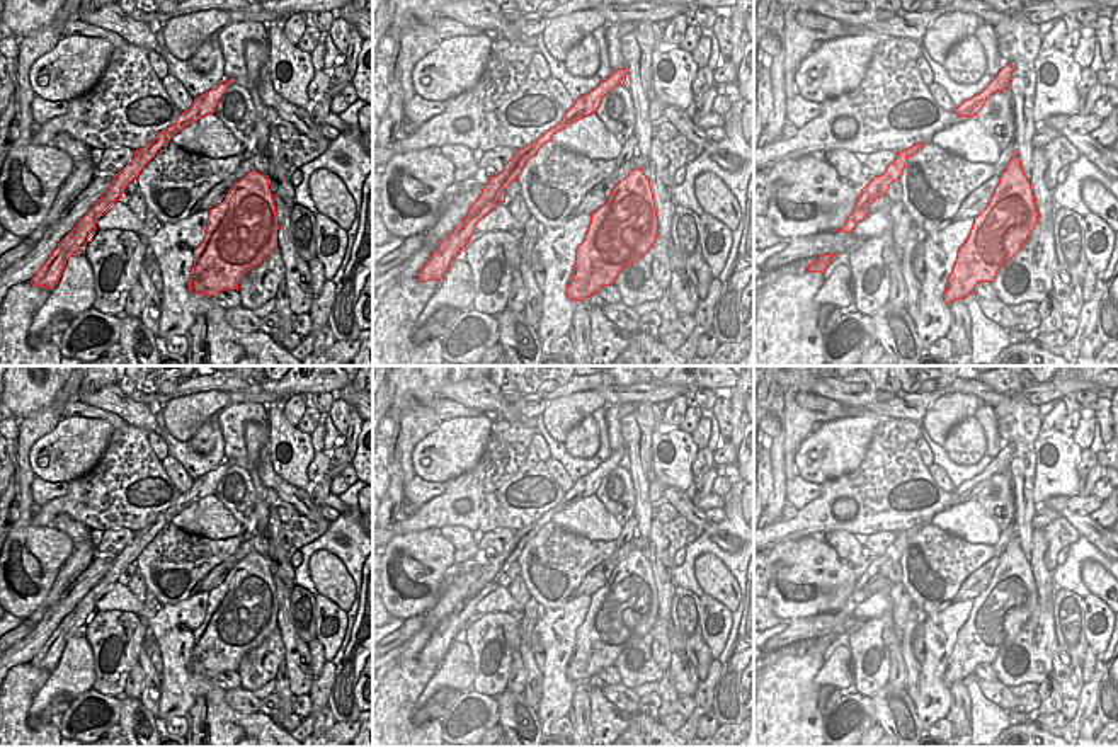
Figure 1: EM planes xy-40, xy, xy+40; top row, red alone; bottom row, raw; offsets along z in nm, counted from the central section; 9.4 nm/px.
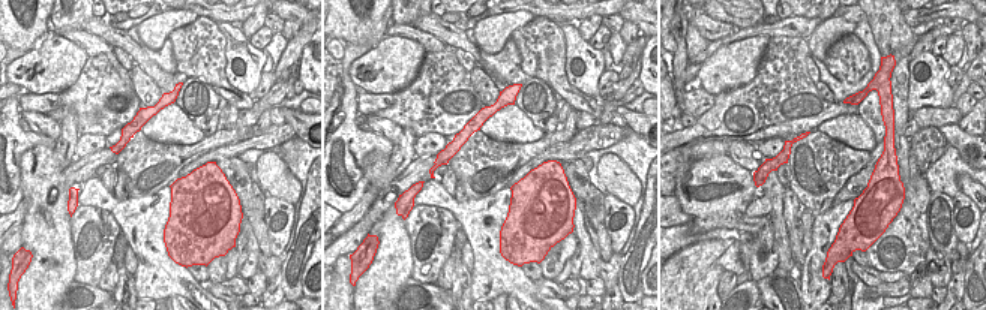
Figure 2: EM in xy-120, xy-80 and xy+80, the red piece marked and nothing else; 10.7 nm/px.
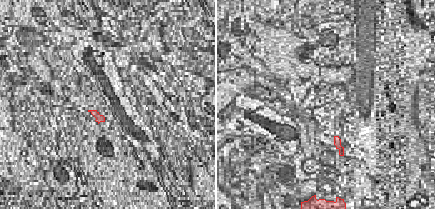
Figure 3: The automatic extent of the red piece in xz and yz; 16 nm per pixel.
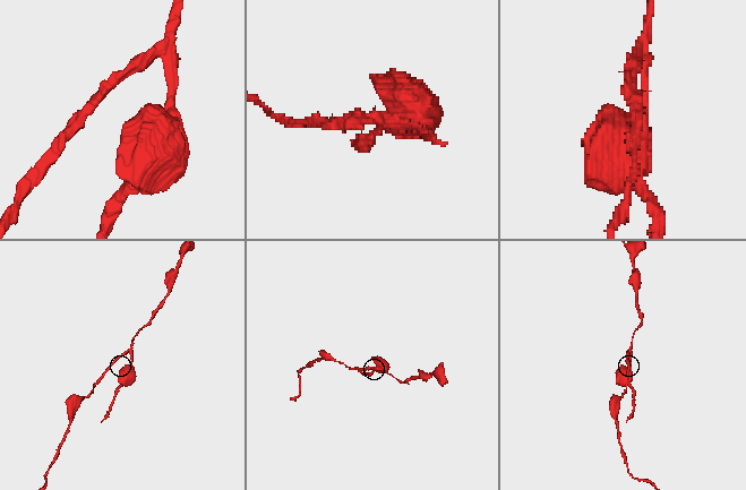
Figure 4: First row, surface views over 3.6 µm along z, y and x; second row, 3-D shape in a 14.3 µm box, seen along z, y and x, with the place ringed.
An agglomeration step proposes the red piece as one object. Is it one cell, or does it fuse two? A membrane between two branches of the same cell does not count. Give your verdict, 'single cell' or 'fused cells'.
fused cells

